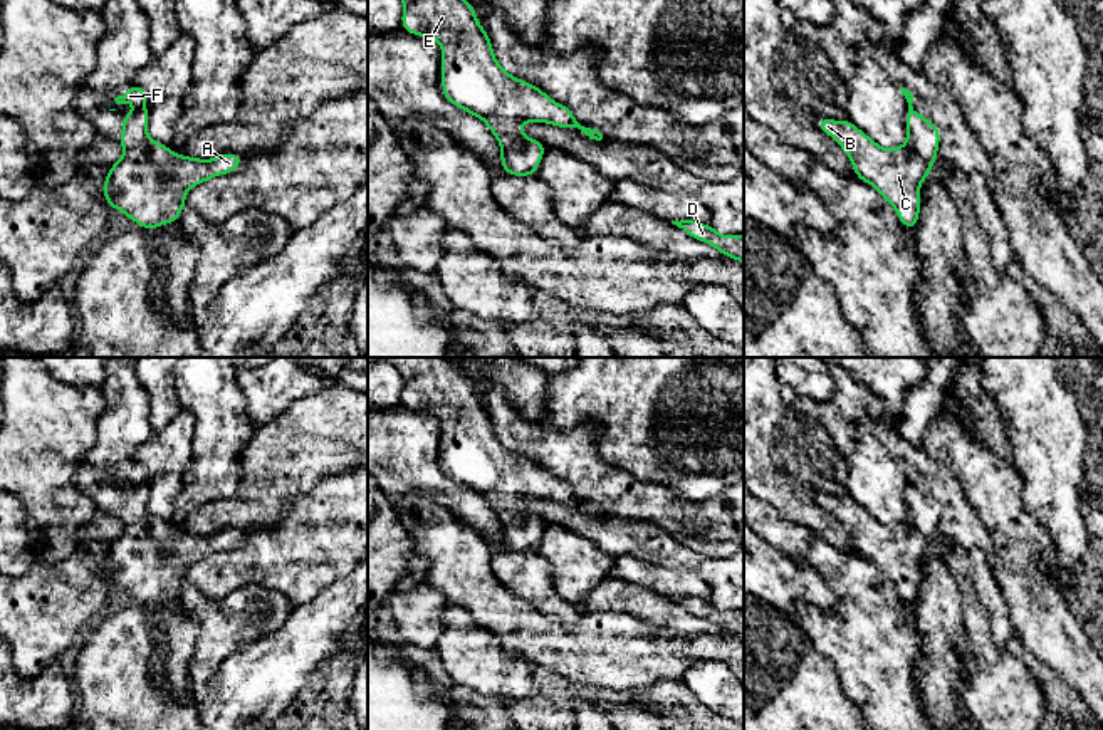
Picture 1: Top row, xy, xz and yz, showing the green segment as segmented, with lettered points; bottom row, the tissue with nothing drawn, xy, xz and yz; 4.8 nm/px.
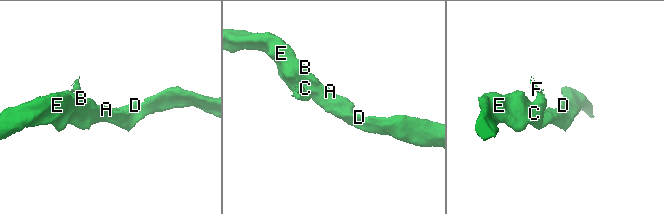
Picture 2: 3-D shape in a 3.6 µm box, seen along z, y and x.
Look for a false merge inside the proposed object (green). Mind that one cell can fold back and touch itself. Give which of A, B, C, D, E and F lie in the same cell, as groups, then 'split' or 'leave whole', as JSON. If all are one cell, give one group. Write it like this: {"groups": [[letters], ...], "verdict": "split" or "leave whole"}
{"groups": [["A", "B", "C", "D", "E", "F"]], "verdict": "leave whole"}

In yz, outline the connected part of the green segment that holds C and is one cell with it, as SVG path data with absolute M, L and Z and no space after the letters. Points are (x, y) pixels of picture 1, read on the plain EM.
M900 463L908 478L903 522L885 525L849 495L818 495L816 502L848 530L856 555L871 561L897 587L900 599L912 606L922 584L920 561L937 537L940 505L913 485L913 470Z

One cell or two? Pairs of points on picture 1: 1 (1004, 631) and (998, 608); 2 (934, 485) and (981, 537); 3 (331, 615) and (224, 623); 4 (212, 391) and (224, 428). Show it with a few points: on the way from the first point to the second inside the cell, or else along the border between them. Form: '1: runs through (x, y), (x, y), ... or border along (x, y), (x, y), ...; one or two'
1: runs through (1001, 626), (998, 613); one
2: runs through (947, 497), (967, 524); one
3: border along (292, 608), (276, 630), (252, 640); two
4: runs through (215, 400), (224, 420); one

